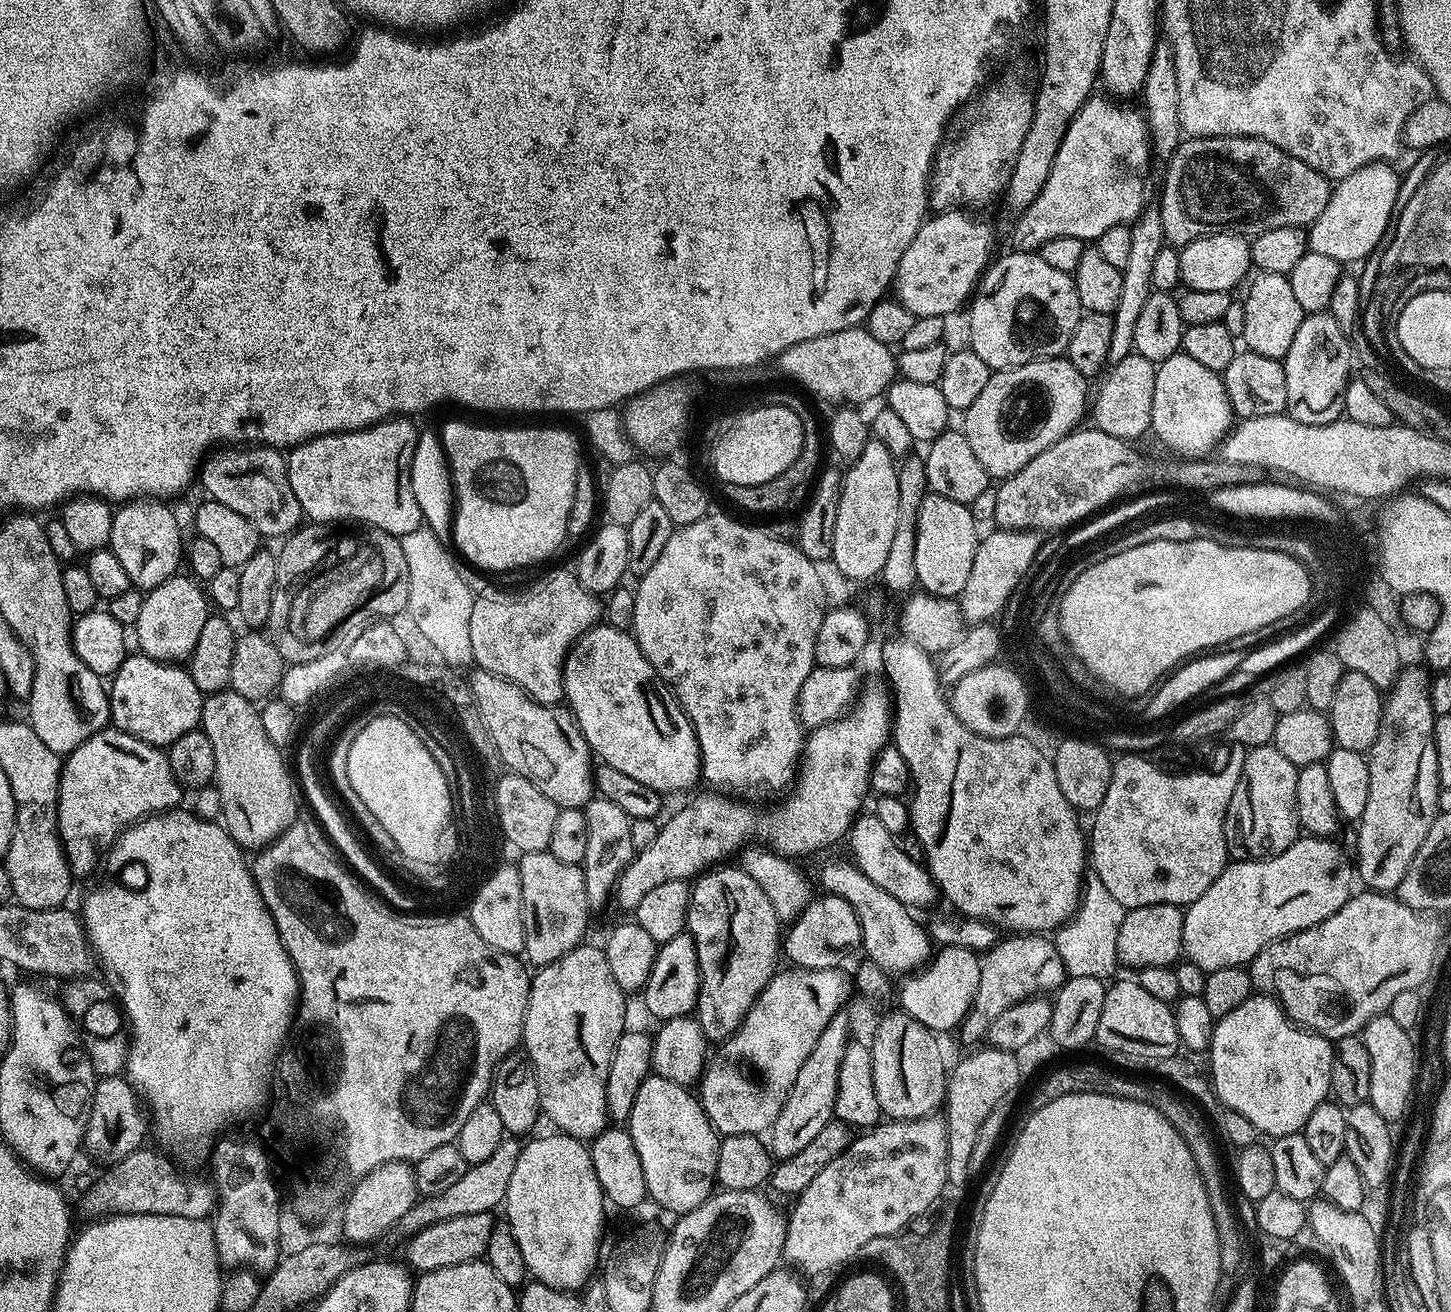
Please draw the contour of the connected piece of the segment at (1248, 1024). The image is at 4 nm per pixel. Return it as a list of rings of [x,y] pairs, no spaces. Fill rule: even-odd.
[[[1253,994],[1249,996],[1246,1002],[1242,1002],[1242,1006],[1238,1006],[1238,1010],[1234,1010],[1226,1016],[1219,1017],[1216,1021],[1216,1029],[1212,1035],[1212,1046],[1210,1049],[1210,1057],[1212,1056],[1212,1068],[1216,1072],[1220,1072],[1216,1076],[1216,1080],[1220,1083],[1222,1091],[1228,1095],[1227,1107],[1233,1112],[1242,1113],[1247,1120],[1256,1127],[1257,1133],[1268,1135],[1268,1138],[1285,1136],[1291,1132],[1298,1132],[1303,1129],[1306,1118],[1310,1118],[1310,1114],[1314,1114],[1314,1110],[1319,1104],[1325,1103],[1329,1099],[1332,1091],[1332,1053],[1333,1045],[1325,1040],[1323,1036],[1317,1036],[1315,1032],[1309,1032],[1295,1024],[1284,1015],[1284,1009],[1280,1007],[1275,999]]]

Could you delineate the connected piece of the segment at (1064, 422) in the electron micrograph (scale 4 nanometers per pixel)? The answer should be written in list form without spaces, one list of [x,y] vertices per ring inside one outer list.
[[[1049,358],[1035,360],[1017,368],[1005,368],[993,371],[992,376],[982,389],[982,394],[974,398],[969,408],[963,409],[964,425],[962,431],[970,450],[978,457],[978,462],[987,470],[989,477],[1005,478],[1022,470],[1031,459],[1052,444],[1072,432],[1084,416],[1084,407],[1089,407],[1090,390],[1086,377],[1068,361],[1067,358]]]

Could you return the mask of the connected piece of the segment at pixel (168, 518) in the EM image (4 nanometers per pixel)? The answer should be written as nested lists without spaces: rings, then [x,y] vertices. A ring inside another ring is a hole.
[[[137,498],[124,502],[113,511],[112,529],[108,544],[113,554],[122,562],[132,587],[139,590],[157,588],[162,582],[177,575],[182,564],[182,533],[172,517],[167,503],[156,498]]]

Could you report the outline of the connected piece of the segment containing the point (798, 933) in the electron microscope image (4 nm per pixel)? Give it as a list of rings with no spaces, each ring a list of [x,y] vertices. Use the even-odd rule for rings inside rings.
[[[823,894],[824,896],[812,898],[798,916],[791,921],[792,929],[787,929],[786,935],[782,940],[782,952],[785,957],[789,956],[793,960],[796,968],[823,968],[826,960],[824,956],[828,956],[831,952],[844,952],[847,948],[852,948],[861,943],[860,919],[854,910],[854,906],[850,906],[850,902],[846,898],[833,894]]]

